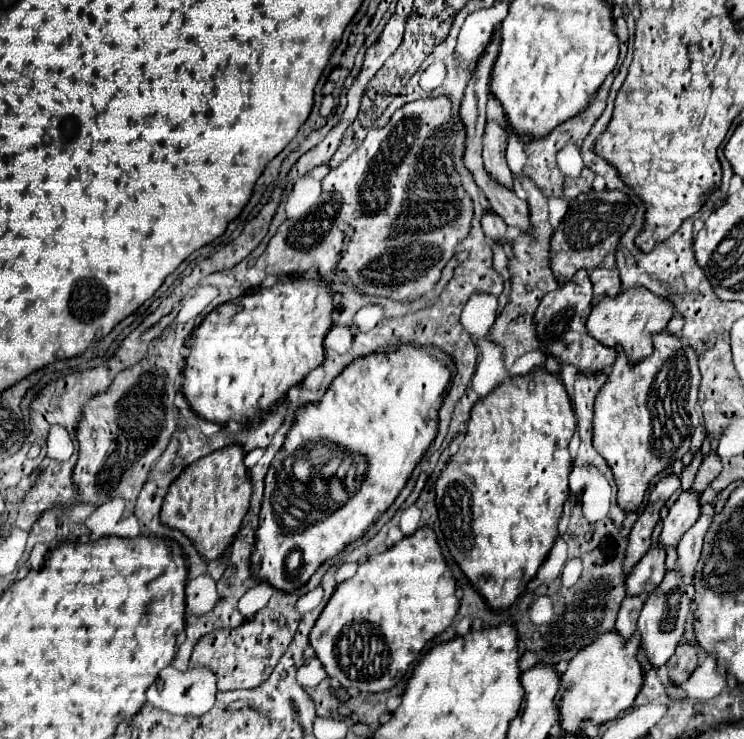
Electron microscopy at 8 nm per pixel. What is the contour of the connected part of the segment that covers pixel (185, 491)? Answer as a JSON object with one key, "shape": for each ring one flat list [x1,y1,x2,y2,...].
{"shape":[[227,446,193,462,187,466,187,472,183,472,183,476,171,484,165,496,161,524,189,536,199,556,207,562,223,556,249,510,251,482,247,470,243,468,243,456,245,452,241,446]]}

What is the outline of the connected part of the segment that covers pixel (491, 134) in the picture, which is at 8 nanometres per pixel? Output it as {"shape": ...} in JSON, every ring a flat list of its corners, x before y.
{"shape":[[487,120,485,134,483,134,483,162,487,172,491,172,493,180,499,184,507,184,507,188,513,188,513,174,505,162,505,148,507,148,507,134,505,130,493,122]]}

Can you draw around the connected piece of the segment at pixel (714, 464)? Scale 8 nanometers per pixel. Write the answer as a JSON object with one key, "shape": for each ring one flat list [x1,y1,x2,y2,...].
{"shape":[[711,452,711,454,703,460,703,464,701,464,697,476,695,476,695,482,691,484,689,490,701,494,701,492,719,476,719,472,721,472,721,460,719,460,719,456,717,456,715,452]]}

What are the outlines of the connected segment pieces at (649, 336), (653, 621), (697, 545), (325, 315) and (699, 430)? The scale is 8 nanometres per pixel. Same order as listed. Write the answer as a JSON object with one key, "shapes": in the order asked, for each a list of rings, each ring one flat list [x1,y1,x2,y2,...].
{"shapes":[[[631,288,627,292,621,292,615,298,607,296,599,304,595,304,585,326,587,326,587,332,595,340,599,340,603,346,609,346,609,348,621,346,627,360,631,364,637,364,639,360,647,358,653,352,653,334,663,332,671,318,673,316,671,316,669,300,649,294,645,292,645,288]],[[675,570,665,574,665,580,661,582,661,586,647,598,641,616,639,616,639,636,641,636,641,650,645,650,647,660,651,662,653,668,661,668,663,664,667,664,667,660,673,656,677,644,681,642,683,636,683,622,677,620,677,616,669,616,669,598,671,594,677,594,683,586,683,580,679,580,679,576,675,576]],[[701,516,689,530,687,536,683,536,683,540,677,546,677,564,675,570,685,578,691,576,695,572,699,554,701,554,701,546,703,546,703,538,705,532,711,524,711,516]],[[295,276,277,282,273,288,261,288,235,298,233,302,225,302,207,314,189,338,191,354,183,370,185,380,181,392,191,410,203,420,225,426,229,420,245,424,257,414,277,406,291,386,297,386,313,368,323,364,323,338,333,326,331,314,335,310,329,290,331,284,323,278,309,280]],[[703,420,700,425,695,429,693,436,691,437,690,451,695,454,702,446,702,443,707,435,707,431]]]}

